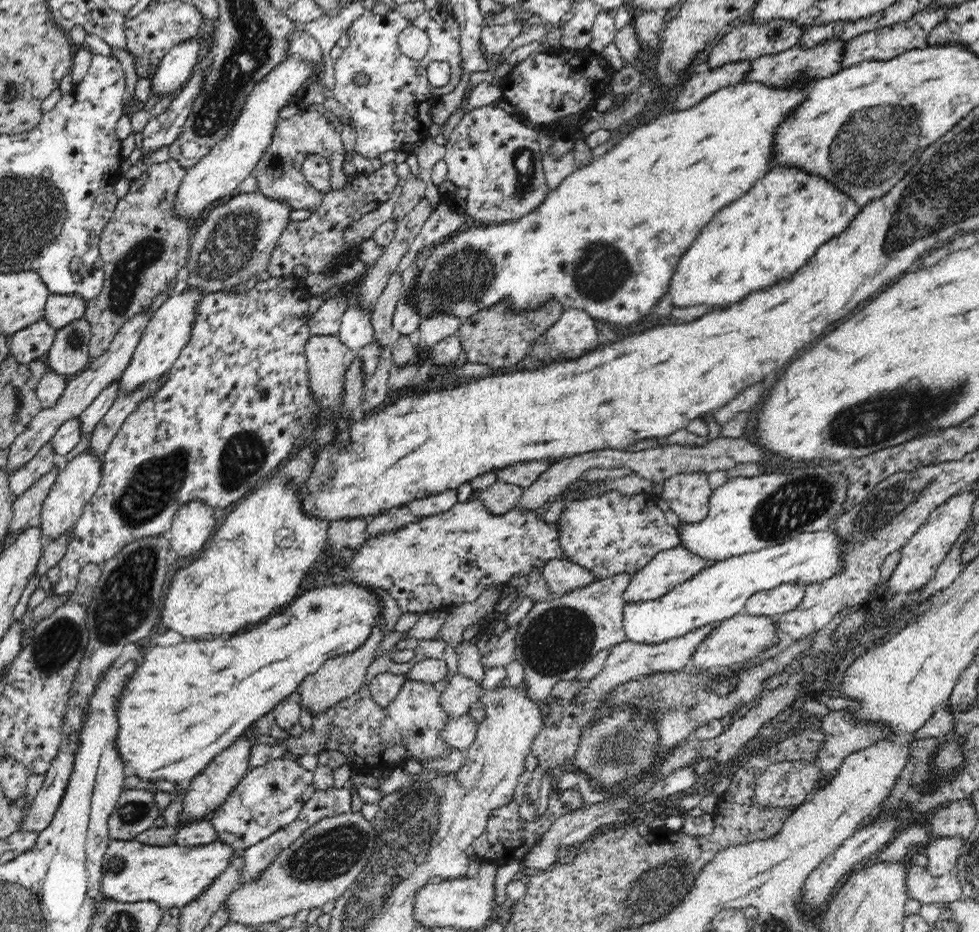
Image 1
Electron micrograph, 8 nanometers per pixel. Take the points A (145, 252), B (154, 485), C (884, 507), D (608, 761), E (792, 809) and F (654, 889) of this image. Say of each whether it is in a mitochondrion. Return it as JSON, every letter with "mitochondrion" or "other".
{"A":"mitochondrion","B":"mitochondrion","C":"mitochondrion","D":"mitochondrion","E":"other","F":"mitochondrion"}

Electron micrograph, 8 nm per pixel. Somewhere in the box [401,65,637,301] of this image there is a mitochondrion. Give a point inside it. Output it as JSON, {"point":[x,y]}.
{"point":[524,163]}

